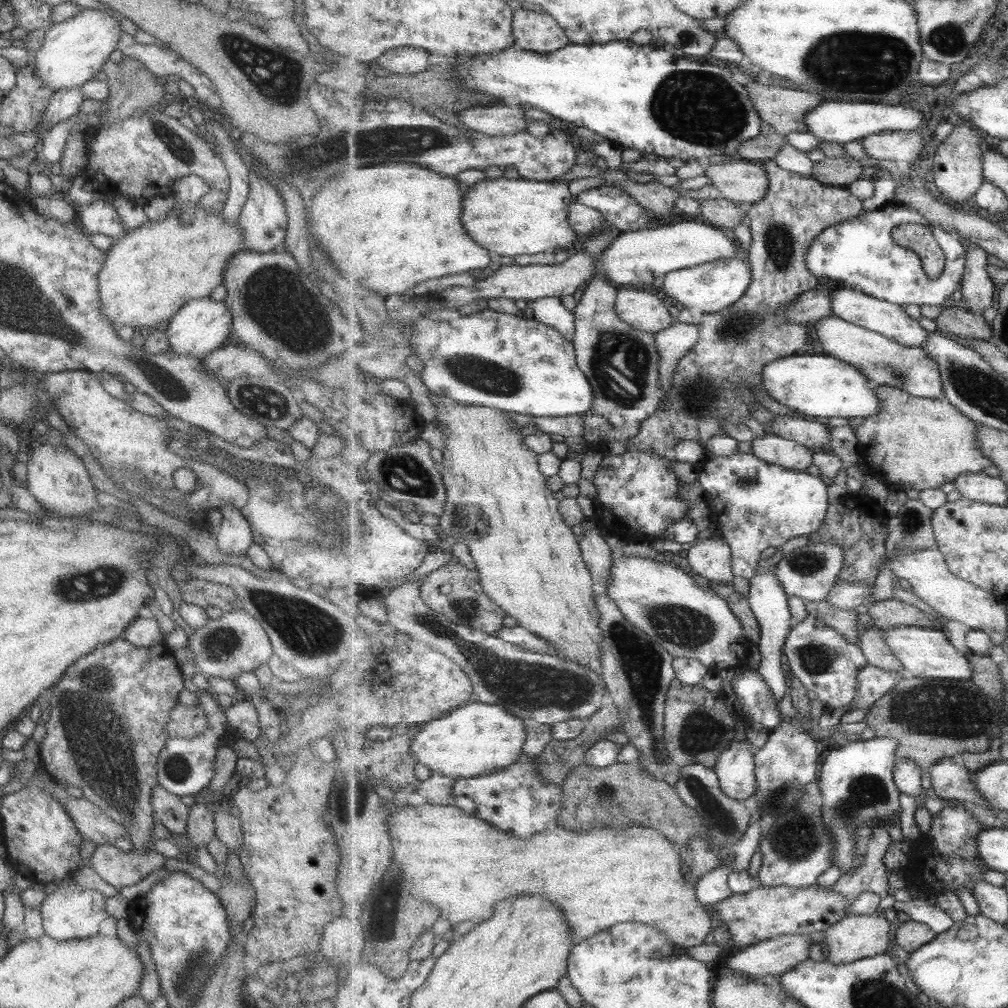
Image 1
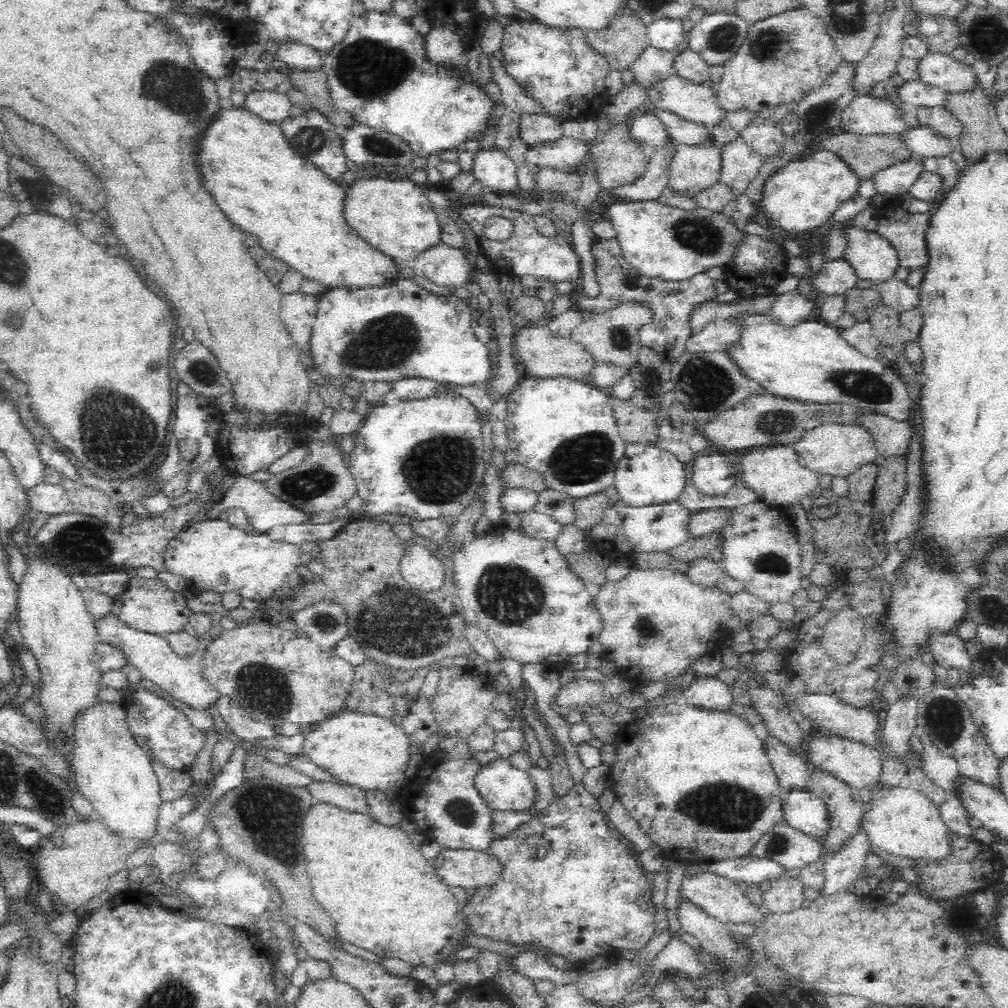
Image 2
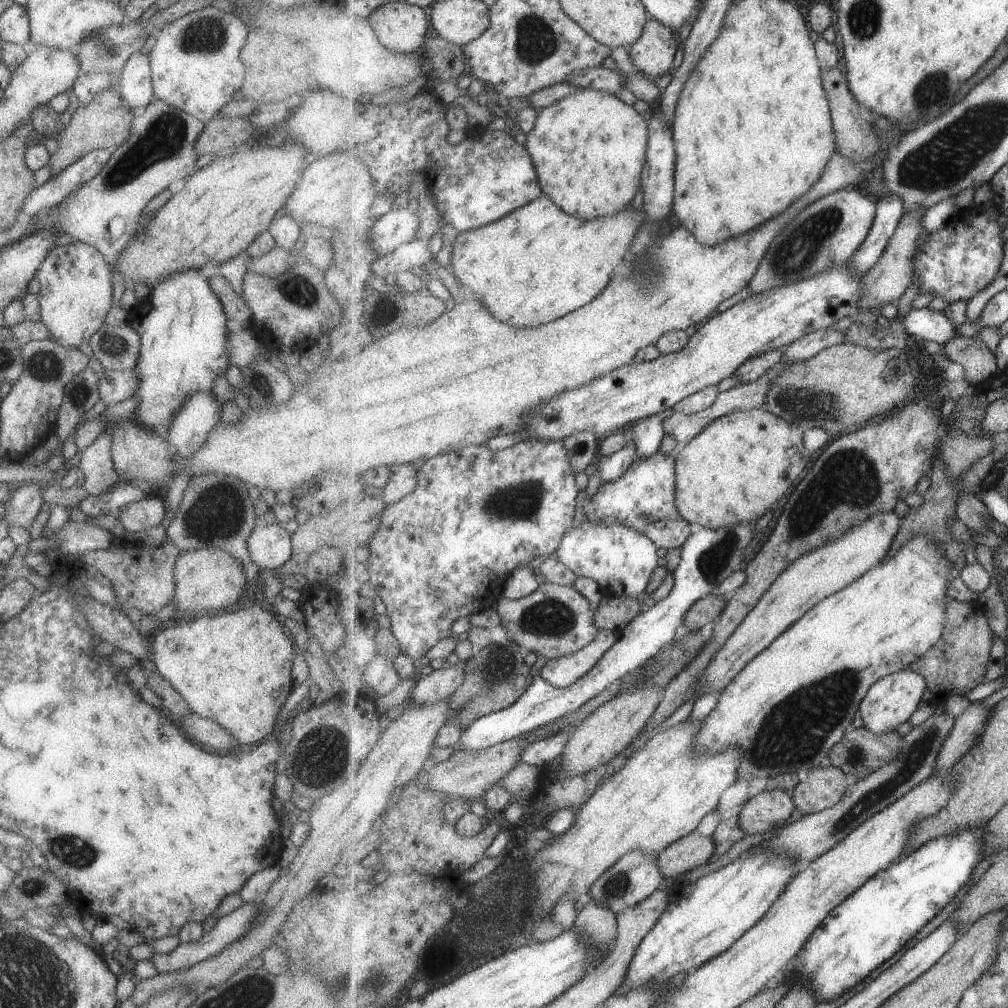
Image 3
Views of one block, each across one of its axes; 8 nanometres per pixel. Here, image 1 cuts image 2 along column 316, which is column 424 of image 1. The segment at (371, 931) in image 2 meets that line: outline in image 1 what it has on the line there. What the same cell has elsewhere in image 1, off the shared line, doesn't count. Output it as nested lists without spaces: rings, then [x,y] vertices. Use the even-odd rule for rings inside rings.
[[[429,802],[419,806],[401,804],[389,814],[387,824],[395,848],[393,862],[399,864],[409,880],[413,897],[437,906],[441,918],[449,921],[451,928],[467,923],[467,920],[489,920],[497,902],[509,900],[511,896],[533,894],[547,896],[563,908],[575,937],[574,944],[591,939],[617,924],[637,922],[658,928],[679,947],[688,950],[703,945],[716,925],[711,909],[699,903],[695,885],[685,880],[686,876],[681,872],[678,847],[653,828],[632,823],[627,832],[595,830],[591,834],[579,834],[555,824],[531,838],[522,838],[497,828],[490,821],[469,816],[462,808]]]

